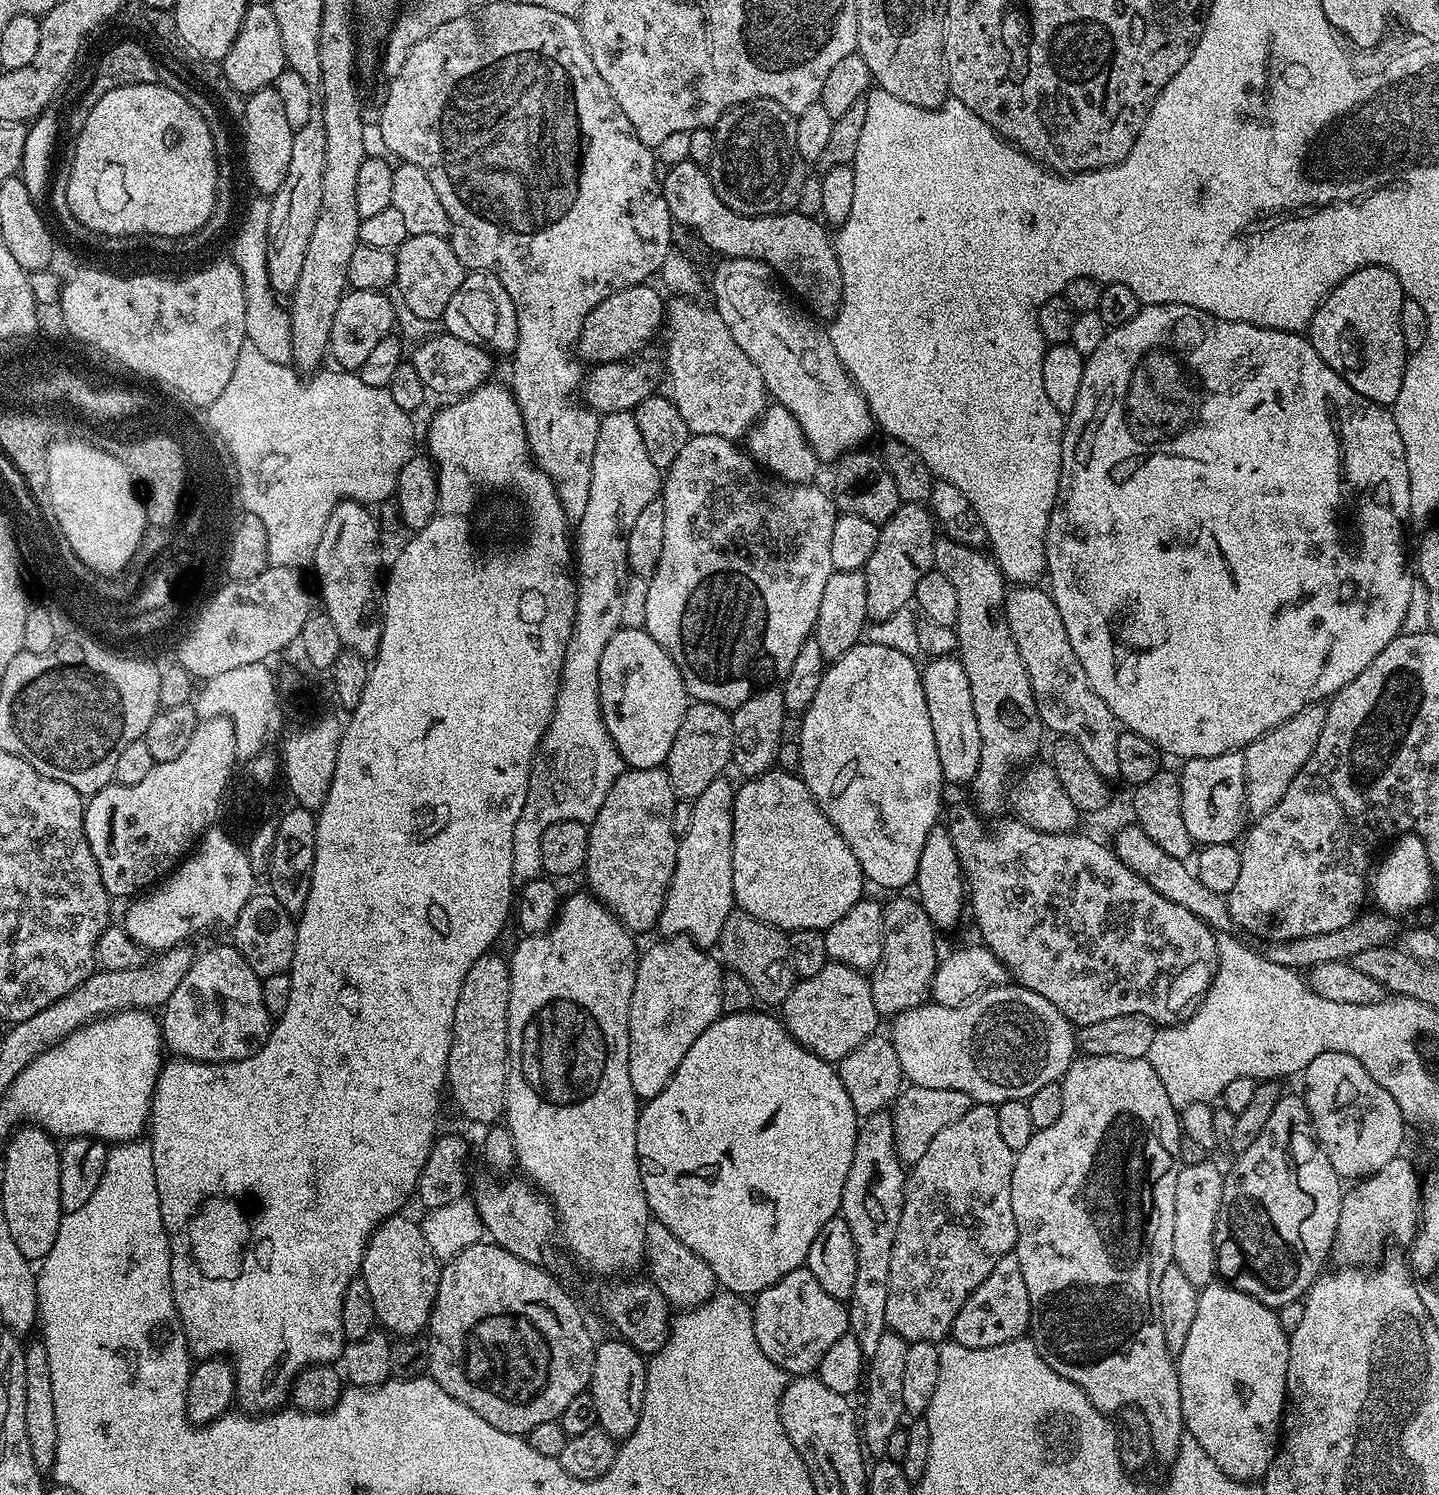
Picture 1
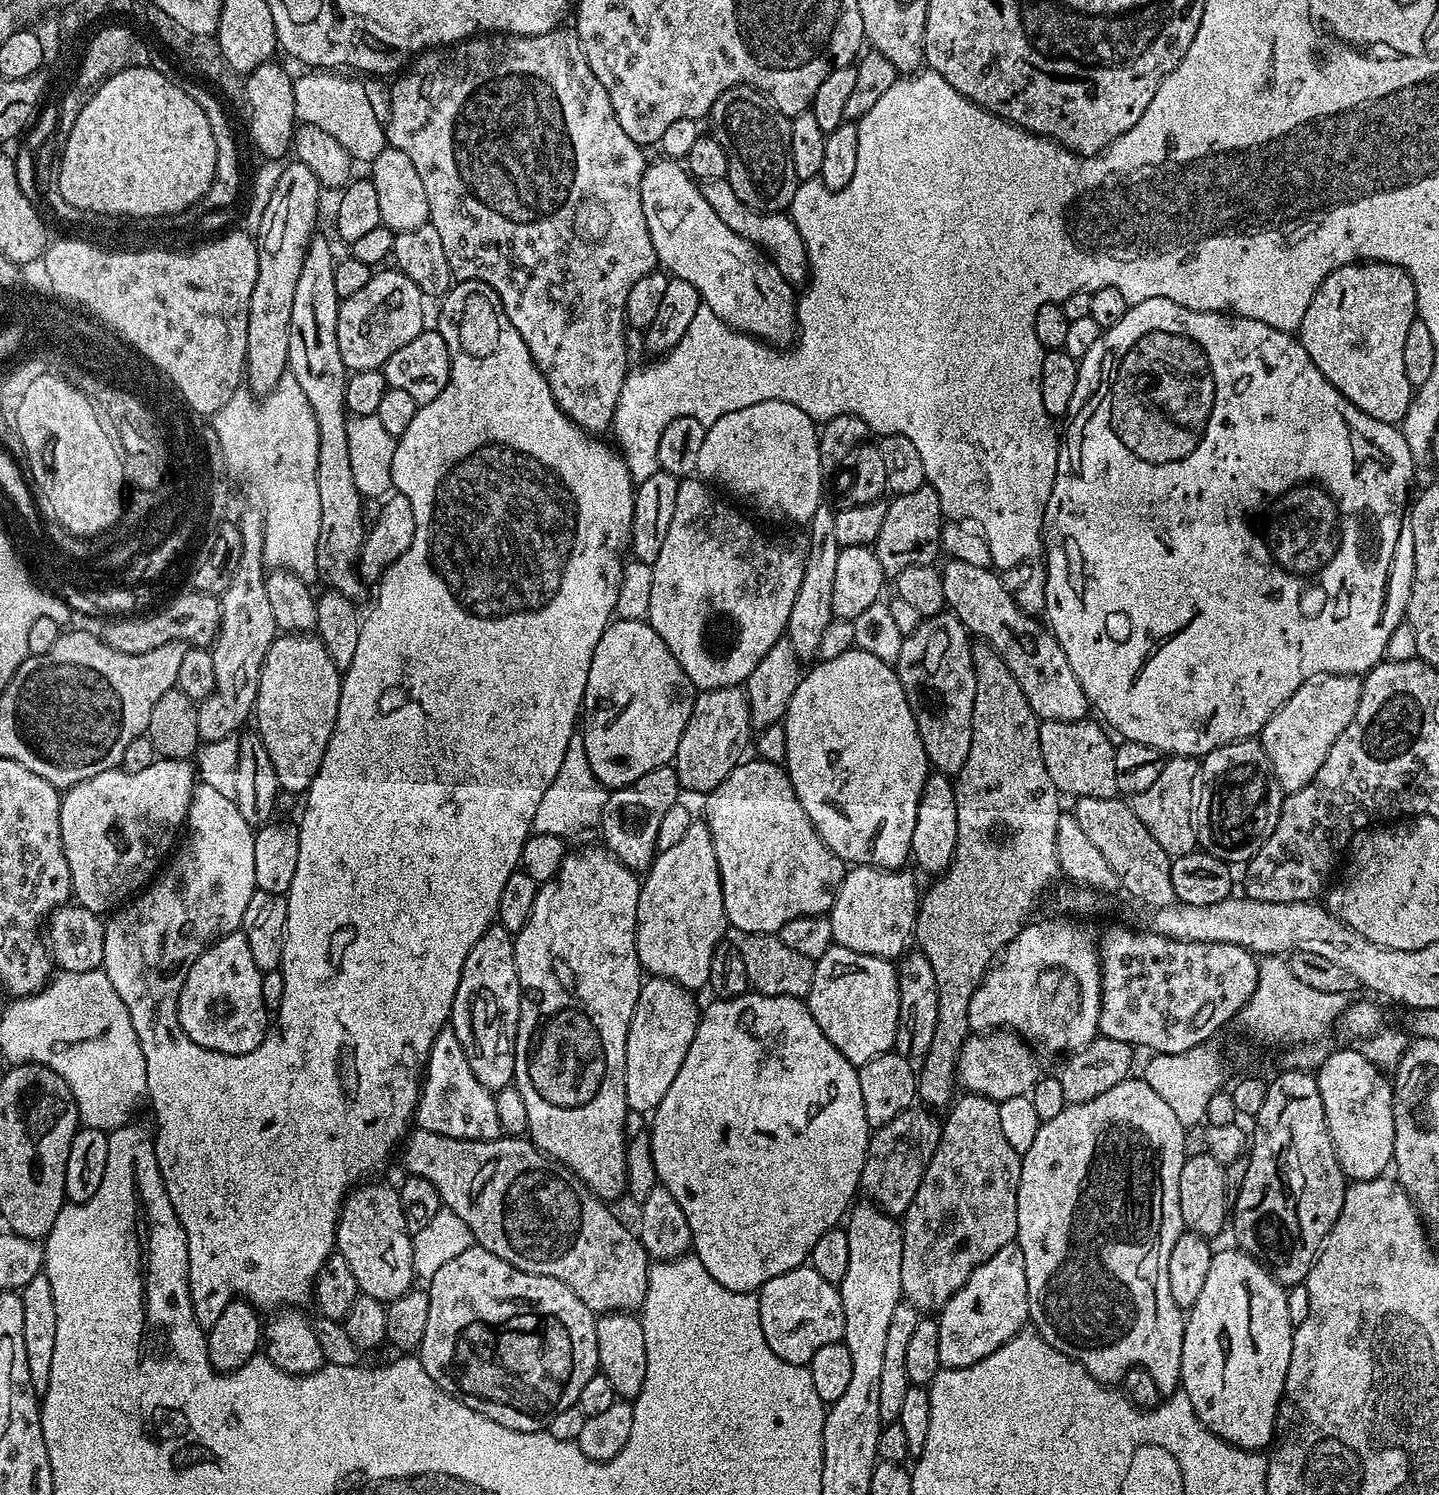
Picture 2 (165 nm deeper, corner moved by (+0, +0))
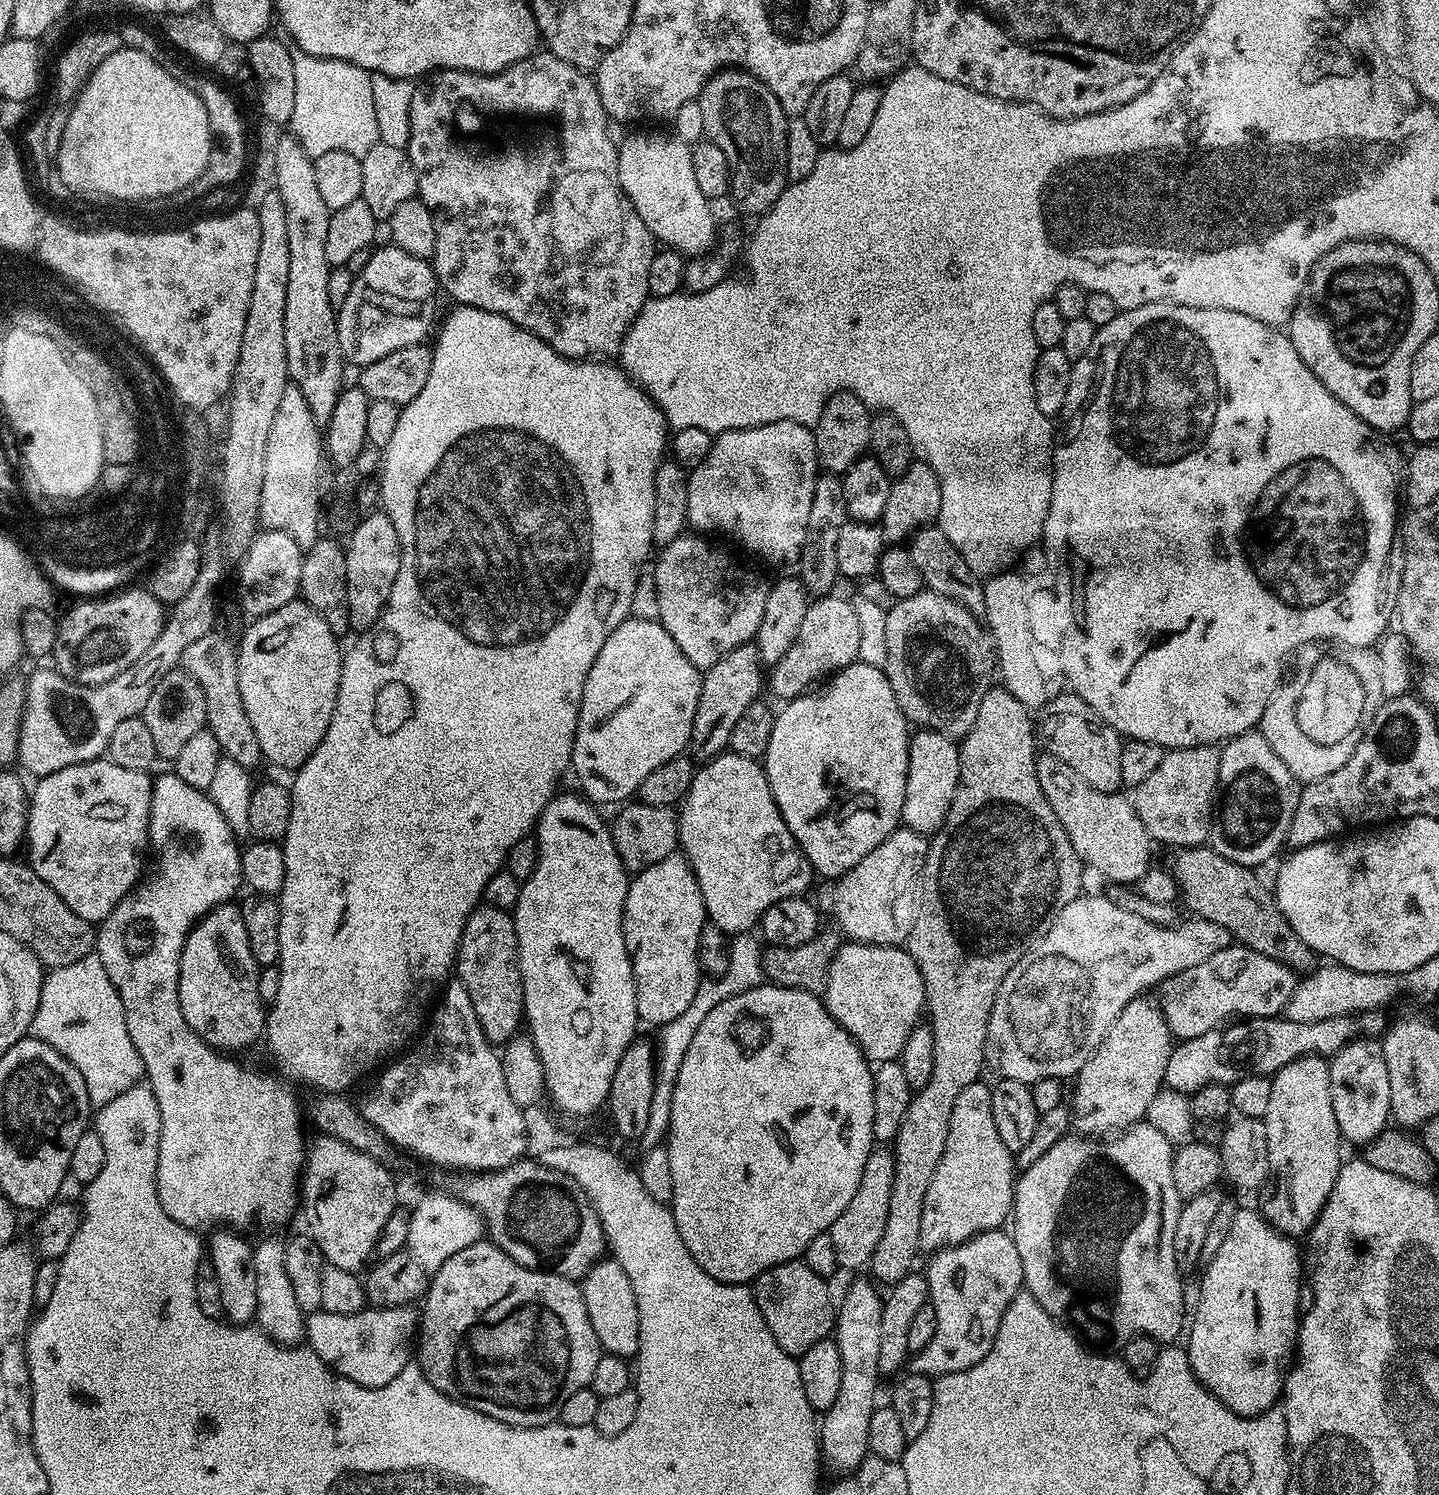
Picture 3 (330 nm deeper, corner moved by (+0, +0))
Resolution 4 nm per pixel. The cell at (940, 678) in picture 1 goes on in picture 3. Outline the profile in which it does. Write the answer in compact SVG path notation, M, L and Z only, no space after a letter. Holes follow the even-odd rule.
M927 590L896 600L887 609L887 614L886 662L883 669L894 690L894 698L898 698L898 706L902 706L902 714L917 729L929 728L941 732L943 736L964 737L974 726L974 718L978 718L978 705L994 684L994 669L998 661L987 627L954 598Z

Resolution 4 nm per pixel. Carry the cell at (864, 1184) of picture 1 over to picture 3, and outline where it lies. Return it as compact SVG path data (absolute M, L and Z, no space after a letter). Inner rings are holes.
M871 1279L856 1280L848 1288L844 1301L839 1301L834 1316L834 1339L838 1354L842 1354L842 1386L838 1398L818 1424L818 1443L823 1463L828 1463L836 1474L852 1474L870 1455L870 1414L878 1406L876 1391L882 1377L878 1370L878 1349L882 1335L882 1292Z

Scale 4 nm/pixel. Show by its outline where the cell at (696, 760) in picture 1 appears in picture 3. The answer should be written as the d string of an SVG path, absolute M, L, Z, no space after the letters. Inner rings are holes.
M749 642L730 650L714 666L703 673L700 681L698 710L694 714L694 726L690 741L691 751L696 751L701 761L707 762L729 747L735 723L747 708L761 699L766 684L766 668L760 663L755 643Z

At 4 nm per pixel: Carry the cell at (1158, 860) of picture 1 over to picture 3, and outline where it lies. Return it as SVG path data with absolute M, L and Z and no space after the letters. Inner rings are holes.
M1047 754L1037 755L1036 773L1042 794L1046 794L1046 802L1058 814L1058 822L1062 822L1062 830L1066 830L1066 838L1070 838L1070 846L1074 846L1081 864L1091 871L1093 868L1112 884L1139 885L1140 879L1153 867L1154 841L1146 826L1142 826L1142 818L1138 818L1131 799L1120 792L1094 790L1066 762L1058 762L1058 758Z

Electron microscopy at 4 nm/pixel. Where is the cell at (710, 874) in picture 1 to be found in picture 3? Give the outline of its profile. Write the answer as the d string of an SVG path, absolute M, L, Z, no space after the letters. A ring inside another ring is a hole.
M679 851L635 873L628 881L624 907L624 937L632 959L638 1014L646 1025L666 1025L690 1006L702 979L698 938L708 911L690 862Z

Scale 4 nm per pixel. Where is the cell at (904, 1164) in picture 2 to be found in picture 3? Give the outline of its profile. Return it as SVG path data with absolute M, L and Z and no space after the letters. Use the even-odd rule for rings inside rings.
M873 1150L866 1158L862 1182L858 1182L854 1198L850 1198L846 1210L842 1210L842 1214L838 1214L838 1218L832 1223L830 1235L841 1269L860 1268L863 1264L865 1267L871 1261L878 1246L878 1238L882 1238L882 1230L886 1230L886 1214L890 1214L890 1194L894 1190L895 1165L896 1157L891 1151Z

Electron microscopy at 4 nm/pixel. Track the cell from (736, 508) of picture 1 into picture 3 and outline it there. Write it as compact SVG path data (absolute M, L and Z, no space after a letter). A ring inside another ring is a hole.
M681 534L678 538L674 538L674 542L663 545L659 549L660 557L656 560L656 568L654 567L654 575L656 585L658 586L658 614L659 622L670 634L670 638L674 638L674 642L678 642L678 650L682 650L682 654L686 654L686 658L690 658L690 662L695 668L706 670L710 666L714 666L714 662L721 660L726 653L734 650L738 646L755 641L756 631L762 622L762 610L766 610L766 598L768 597L769 581L759 580L756 576L744 576L744 572L740 568L736 568L728 576L728 556L720 548L715 548L711 544L711 539L705 538L700 534Z

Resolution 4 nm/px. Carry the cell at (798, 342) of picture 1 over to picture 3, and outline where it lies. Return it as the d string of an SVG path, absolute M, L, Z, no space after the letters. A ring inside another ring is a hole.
M636 130L633 134L625 135L624 141L618 145L618 178L620 180L620 189L628 196L629 202L634 206L634 210L638 210L638 218L642 218L642 222L646 222L646 226L651 230L652 235L664 248L672 248L675 252L685 254L703 254L712 251L716 247L718 239L718 223L712 217L713 205L702 194L702 190L698 190L698 181L694 175L694 162L692 161L692 148L685 140L679 140L675 134L668 136L664 132L644 132L648 130Z

